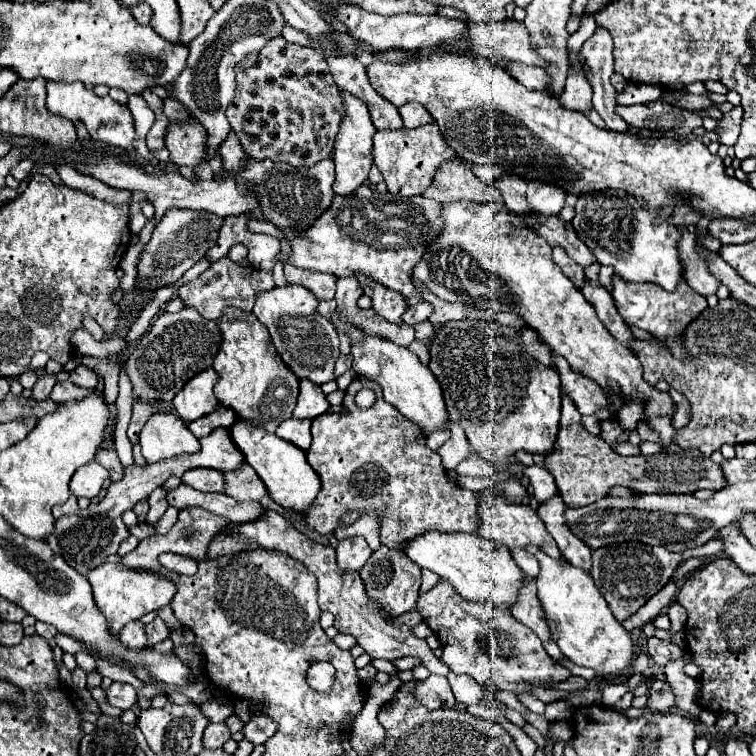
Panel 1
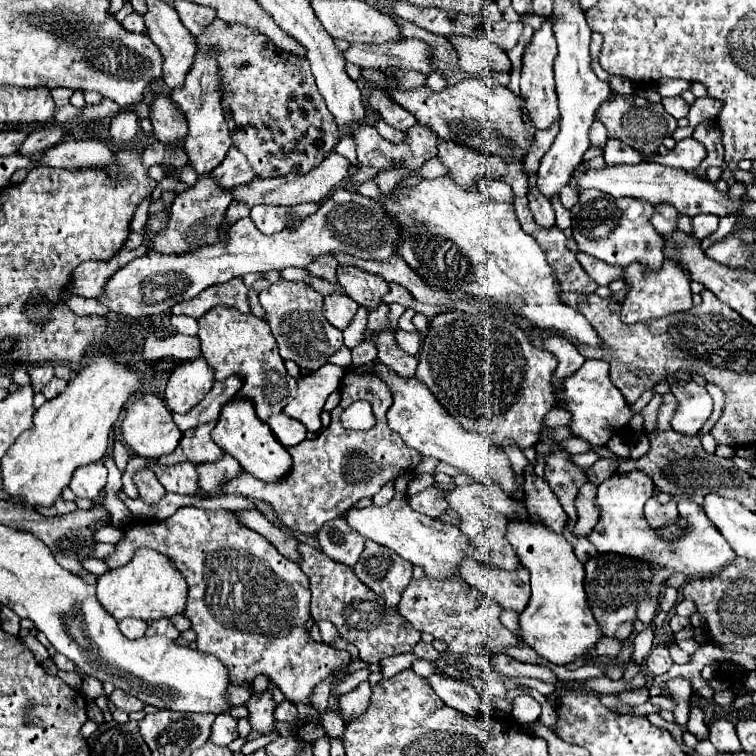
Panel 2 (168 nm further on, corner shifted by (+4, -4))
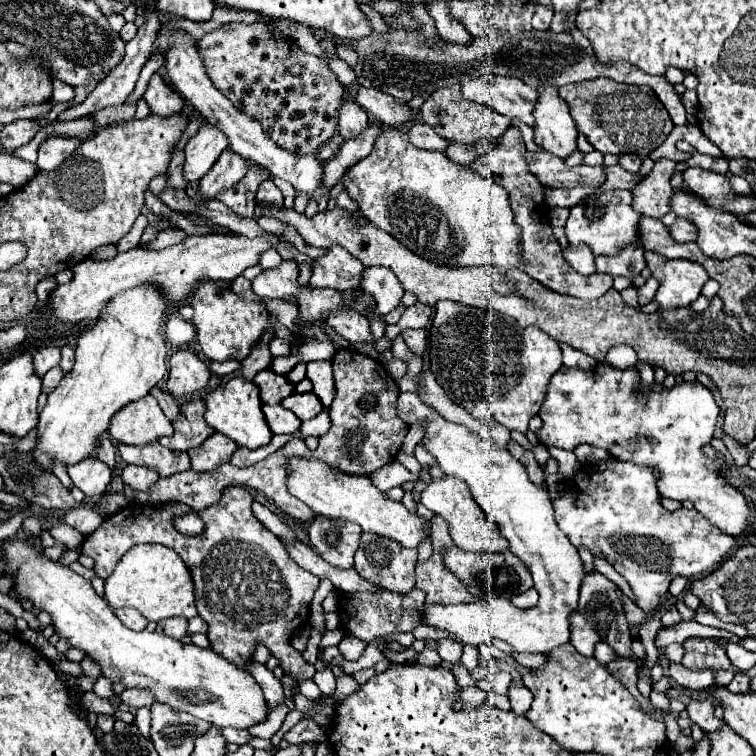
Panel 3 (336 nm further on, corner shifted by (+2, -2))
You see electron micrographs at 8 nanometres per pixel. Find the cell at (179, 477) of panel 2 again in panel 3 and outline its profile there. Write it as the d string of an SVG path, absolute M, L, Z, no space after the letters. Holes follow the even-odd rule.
M150 443L146 447L134 447L134 445L118 445L118 453L124 463L142 465L148 469L154 469L160 477L168 477L180 471L190 469L188 453L182 451L170 451L162 447L160 443Z

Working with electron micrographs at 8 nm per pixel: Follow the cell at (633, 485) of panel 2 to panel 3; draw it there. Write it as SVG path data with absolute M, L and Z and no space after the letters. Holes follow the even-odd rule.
M610 457L582 469L604 471L578 471L566 481L564 495L554 499L558 527L576 549L586 547L594 557L612 563L630 583L644 613L652 615L660 607L674 577L704 577L730 557L736 541L718 531L696 509L666 511L662 507L650 467Z

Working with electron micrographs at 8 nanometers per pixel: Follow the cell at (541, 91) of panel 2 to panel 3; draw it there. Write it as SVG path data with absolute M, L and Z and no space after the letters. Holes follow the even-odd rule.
M542 87L538 93L540 97L534 109L534 143L544 151L566 159L574 153L578 135L578 129L568 113L568 105L558 97L556 87Z

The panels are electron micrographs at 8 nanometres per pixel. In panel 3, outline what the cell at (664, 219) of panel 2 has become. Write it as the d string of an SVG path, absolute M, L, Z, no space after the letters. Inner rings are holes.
M662 157L654 163L652 171L634 187L632 197L634 197L634 211L646 217L662 219L670 211L670 177L674 173L676 163Z

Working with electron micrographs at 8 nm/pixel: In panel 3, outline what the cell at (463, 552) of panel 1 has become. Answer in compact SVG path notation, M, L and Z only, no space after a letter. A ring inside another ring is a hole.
M290 457L284 467L288 473L286 487L290 495L304 501L316 515L352 521L360 525L362 531L390 537L404 547L418 547L426 537L430 537L430 533L426 531L424 519L418 517L416 513L410 513L402 503L386 499L372 485L370 477L340 473L320 459L304 459L304 457Z

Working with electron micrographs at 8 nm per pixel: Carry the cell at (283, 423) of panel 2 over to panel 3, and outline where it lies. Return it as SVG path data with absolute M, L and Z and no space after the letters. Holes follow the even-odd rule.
M264 405L262 411L264 411L266 423L268 423L268 427L270 427L270 431L272 431L274 435L294 433L294 431L298 431L298 427L300 427L300 419L296 419L290 411L282 409L280 405L274 405L274 407Z

